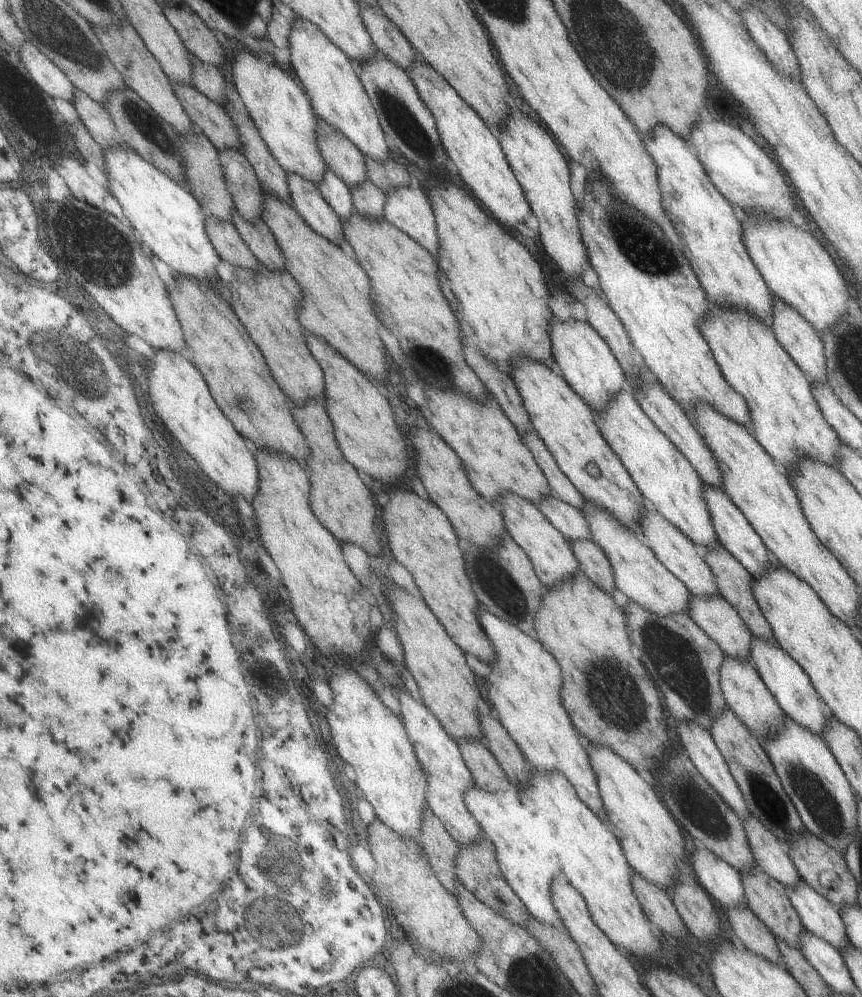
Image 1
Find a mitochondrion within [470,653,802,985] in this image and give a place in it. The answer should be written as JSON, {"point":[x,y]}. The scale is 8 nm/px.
{"point":[692,802]}

